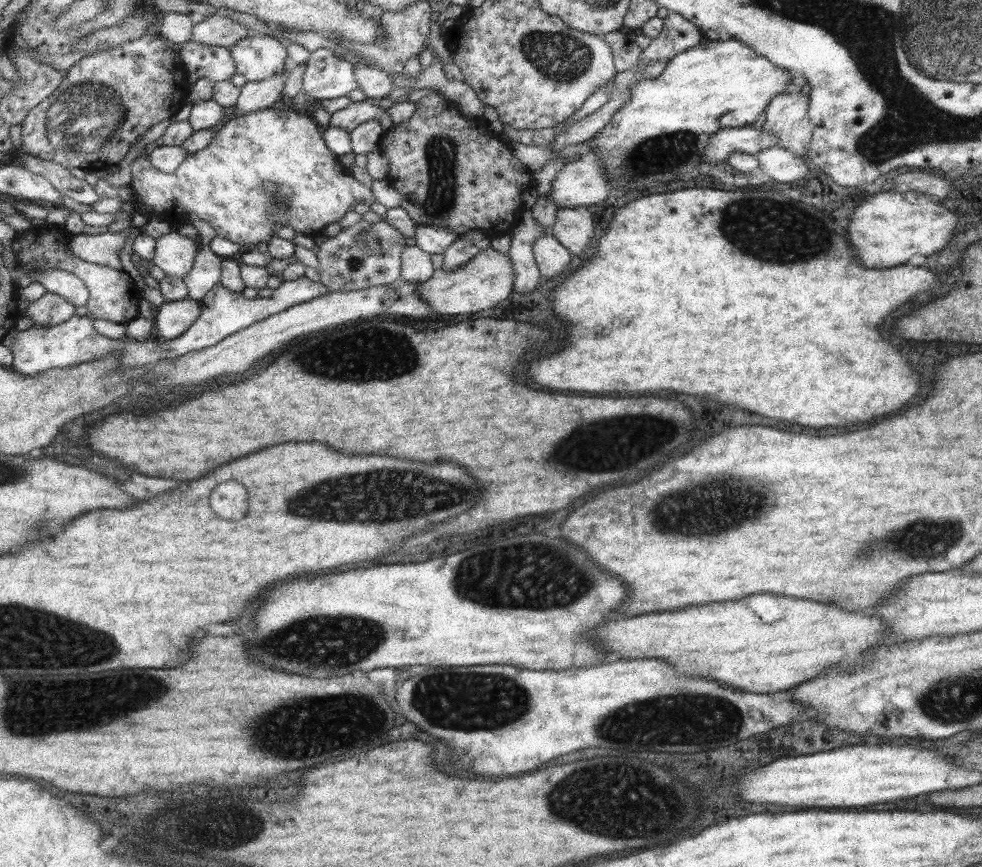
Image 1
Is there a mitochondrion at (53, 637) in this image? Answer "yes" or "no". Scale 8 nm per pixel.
yes

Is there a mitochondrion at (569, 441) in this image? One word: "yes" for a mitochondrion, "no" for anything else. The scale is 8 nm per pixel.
yes

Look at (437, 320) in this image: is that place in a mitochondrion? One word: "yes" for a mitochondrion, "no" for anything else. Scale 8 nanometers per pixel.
no

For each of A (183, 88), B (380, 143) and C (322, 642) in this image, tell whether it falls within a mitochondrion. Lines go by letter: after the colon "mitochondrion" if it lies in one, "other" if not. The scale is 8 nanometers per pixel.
A: other
B: other
C: mitochondrion

